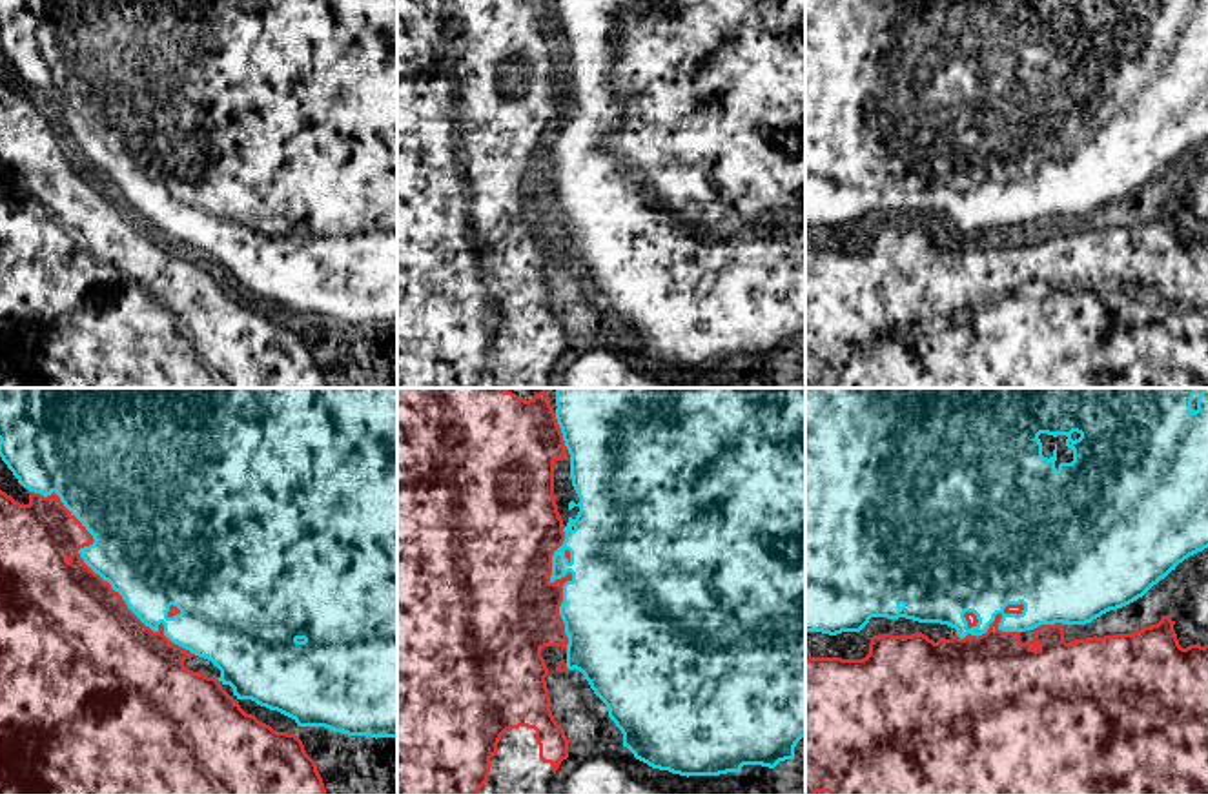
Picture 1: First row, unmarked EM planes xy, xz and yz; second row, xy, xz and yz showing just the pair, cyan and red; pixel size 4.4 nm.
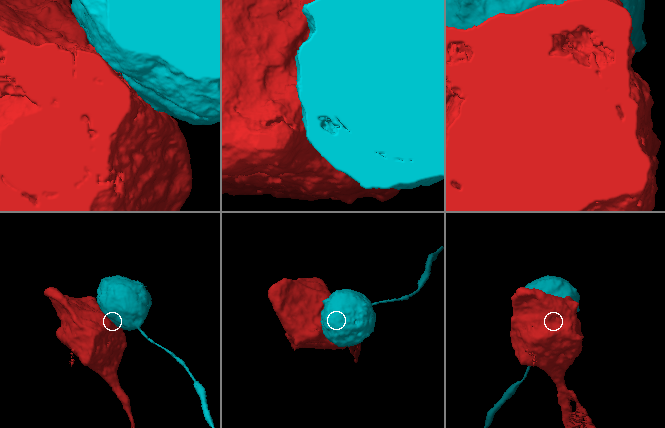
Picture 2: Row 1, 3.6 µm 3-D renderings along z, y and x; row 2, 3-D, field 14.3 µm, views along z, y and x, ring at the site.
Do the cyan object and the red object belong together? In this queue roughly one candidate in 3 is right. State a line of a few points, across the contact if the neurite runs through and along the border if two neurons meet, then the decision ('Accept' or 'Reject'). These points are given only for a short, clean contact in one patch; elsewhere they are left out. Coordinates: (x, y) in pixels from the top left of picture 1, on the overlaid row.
Reject

